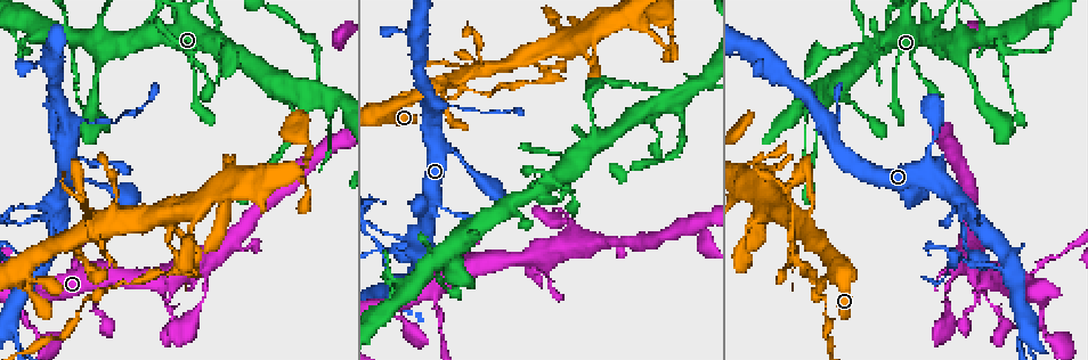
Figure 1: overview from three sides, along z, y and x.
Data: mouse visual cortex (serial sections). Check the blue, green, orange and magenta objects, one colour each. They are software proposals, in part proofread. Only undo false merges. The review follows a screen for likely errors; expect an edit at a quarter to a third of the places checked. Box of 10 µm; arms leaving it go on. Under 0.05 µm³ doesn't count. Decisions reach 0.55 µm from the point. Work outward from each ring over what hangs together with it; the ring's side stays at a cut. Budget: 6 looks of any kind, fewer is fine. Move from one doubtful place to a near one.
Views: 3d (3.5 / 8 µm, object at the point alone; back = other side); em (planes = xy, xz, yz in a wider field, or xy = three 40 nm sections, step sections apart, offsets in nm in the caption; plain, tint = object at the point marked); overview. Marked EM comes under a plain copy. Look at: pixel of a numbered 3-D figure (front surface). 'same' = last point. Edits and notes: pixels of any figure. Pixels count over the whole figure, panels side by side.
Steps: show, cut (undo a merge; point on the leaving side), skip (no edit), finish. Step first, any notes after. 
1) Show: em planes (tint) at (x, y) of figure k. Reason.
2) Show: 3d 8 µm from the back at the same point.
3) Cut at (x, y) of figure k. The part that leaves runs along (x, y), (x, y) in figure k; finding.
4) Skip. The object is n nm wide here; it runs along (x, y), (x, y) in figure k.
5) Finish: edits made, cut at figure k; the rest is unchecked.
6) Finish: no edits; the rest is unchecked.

Show: 3d 8 µm at (414, 233) of figure 1. Arms run side by side.

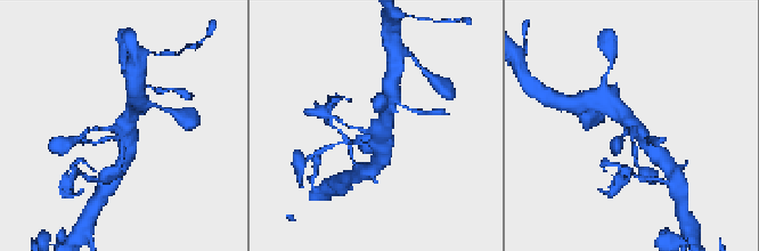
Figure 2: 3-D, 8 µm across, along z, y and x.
Show: 3d 3.5 µm from the back at the same point. Zoom in.

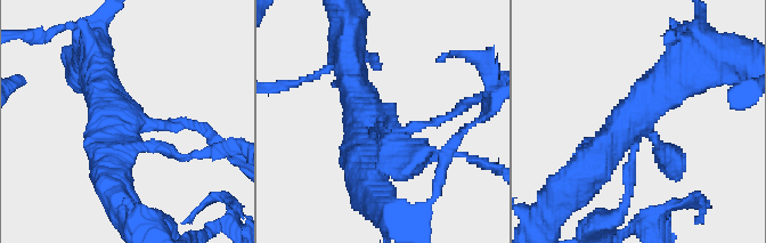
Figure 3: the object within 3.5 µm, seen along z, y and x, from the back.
Show: em xy step 2 (tint) at (122, 133) of figure 3. Now the EM.

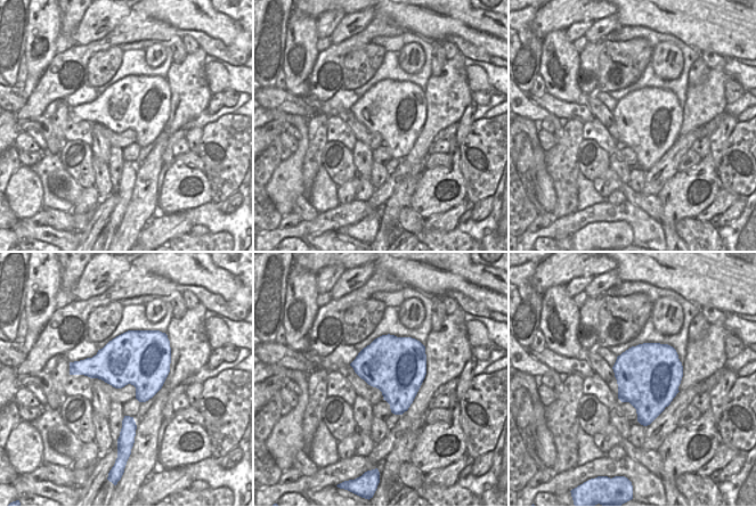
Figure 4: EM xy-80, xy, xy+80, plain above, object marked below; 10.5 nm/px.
Skip. It runs along (678, 66), (576, 181) in figure 3; one cell here.

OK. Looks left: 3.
Show: 3d 3.5 µm from the back at (510, 204) of figure 1. A fork.

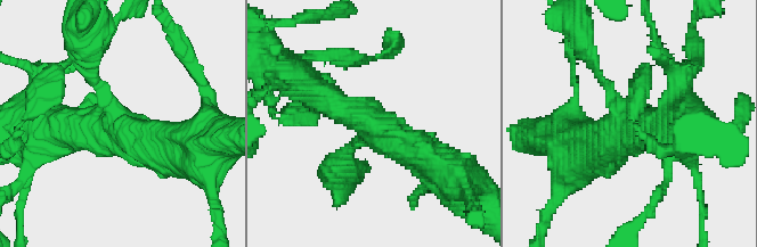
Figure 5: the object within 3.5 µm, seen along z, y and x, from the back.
Show: em xy step 1 (tint) at (119, 129) of figure 5. 3 arms meet here; the arms are 150, 450, 500 nm wide.

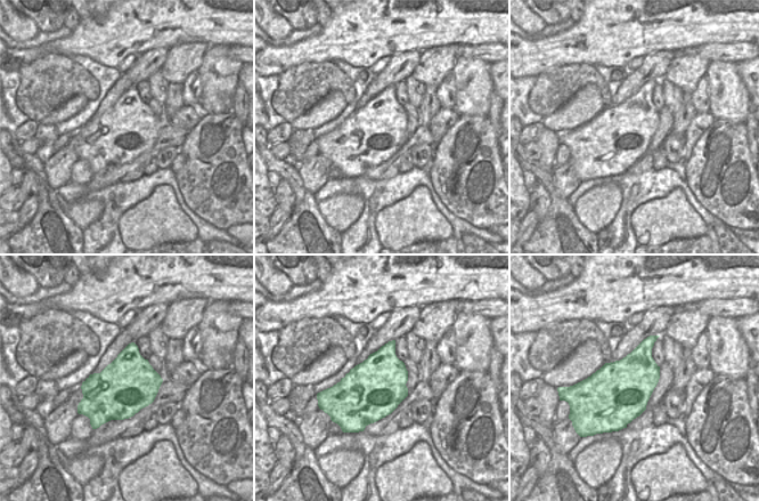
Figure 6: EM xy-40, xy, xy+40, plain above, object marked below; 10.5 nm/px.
Show: em xy step 2 (tint) at the same point. Cut it another way.

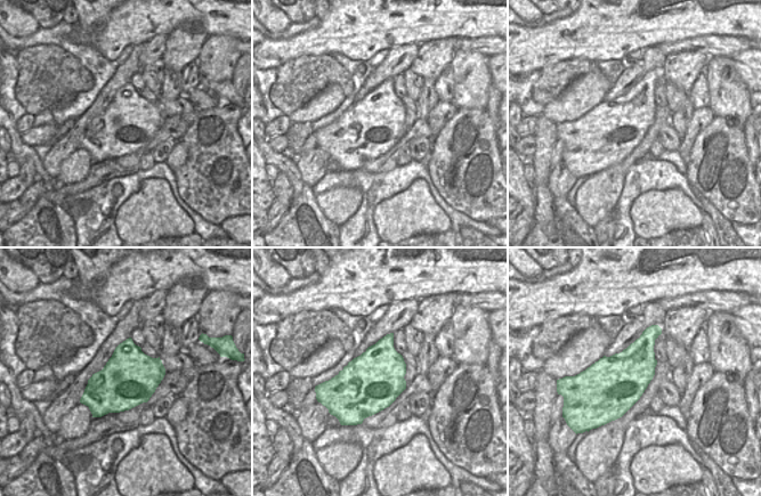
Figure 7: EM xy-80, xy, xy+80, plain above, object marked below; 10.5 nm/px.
Skip. It runs along (306, 87), (366, 116), (439, 165) in figure 5; all the same cell.

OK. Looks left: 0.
Finish: no edits; the rest is unchecked.

